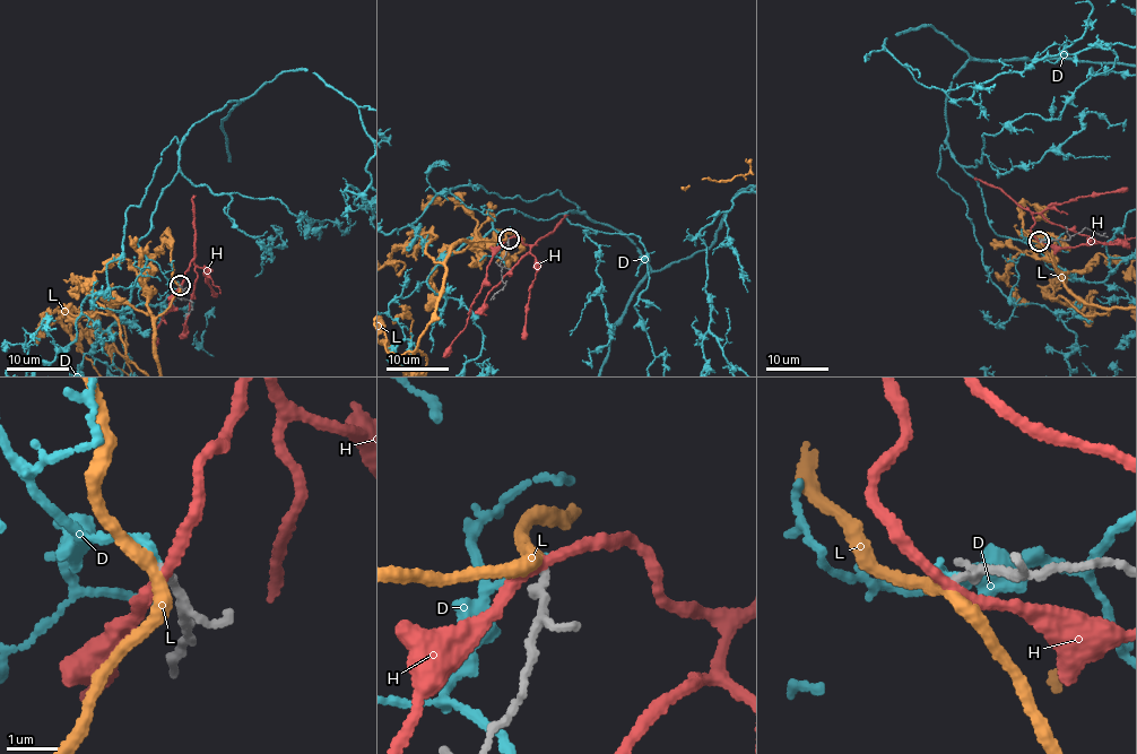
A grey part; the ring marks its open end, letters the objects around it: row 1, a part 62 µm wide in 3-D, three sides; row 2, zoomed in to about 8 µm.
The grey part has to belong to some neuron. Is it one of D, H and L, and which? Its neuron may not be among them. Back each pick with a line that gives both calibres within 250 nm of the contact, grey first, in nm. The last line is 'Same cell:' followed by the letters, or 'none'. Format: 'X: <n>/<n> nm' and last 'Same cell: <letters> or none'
Same cell: none

